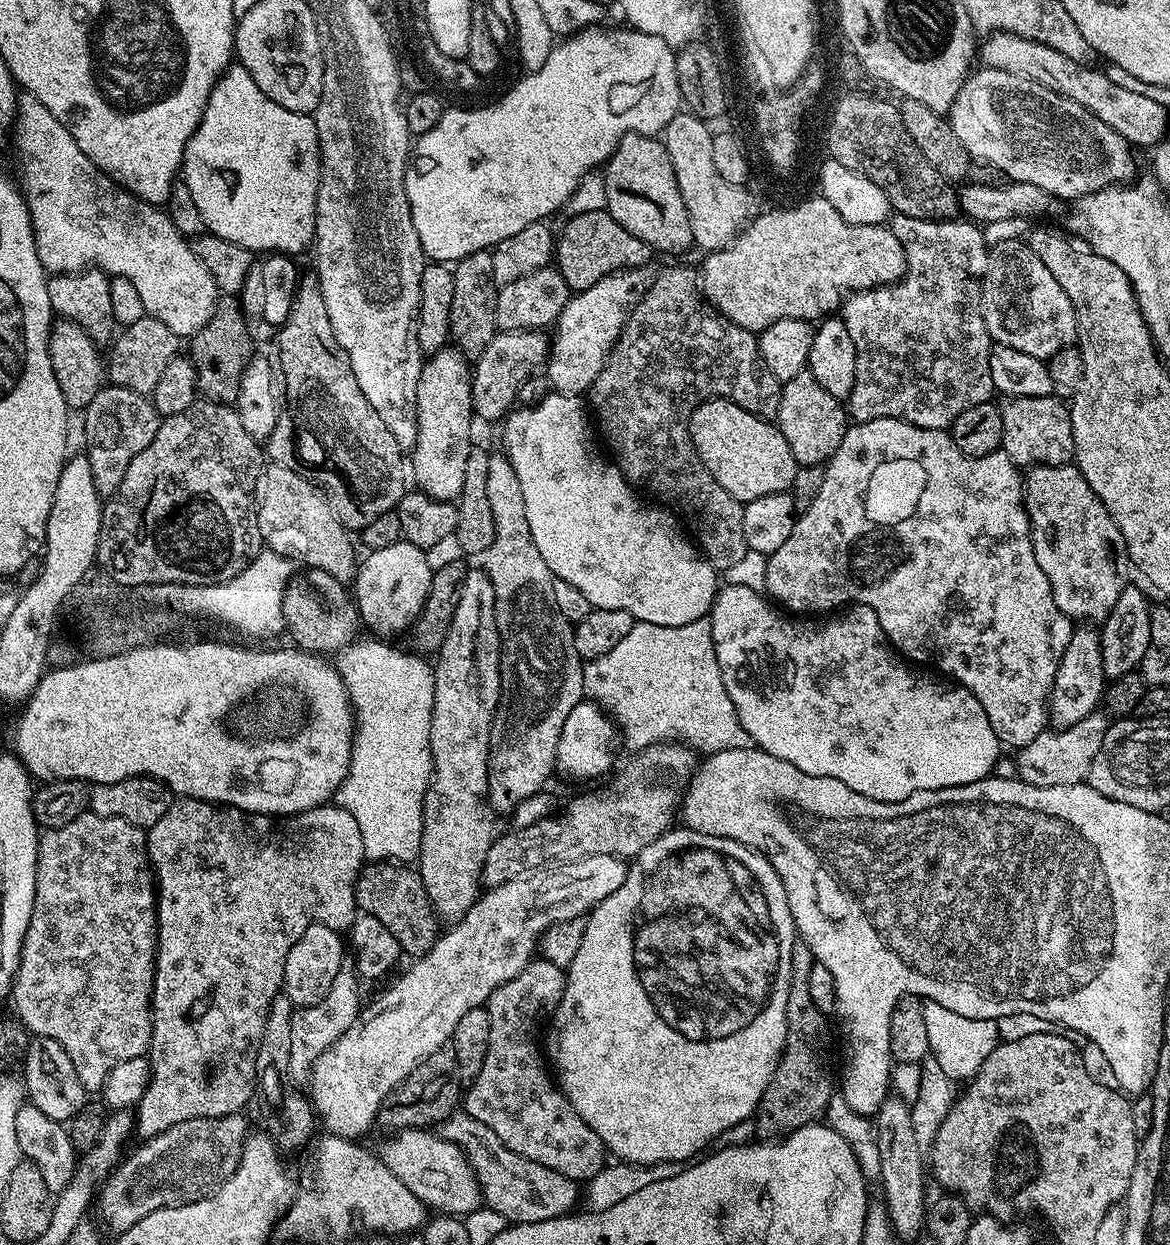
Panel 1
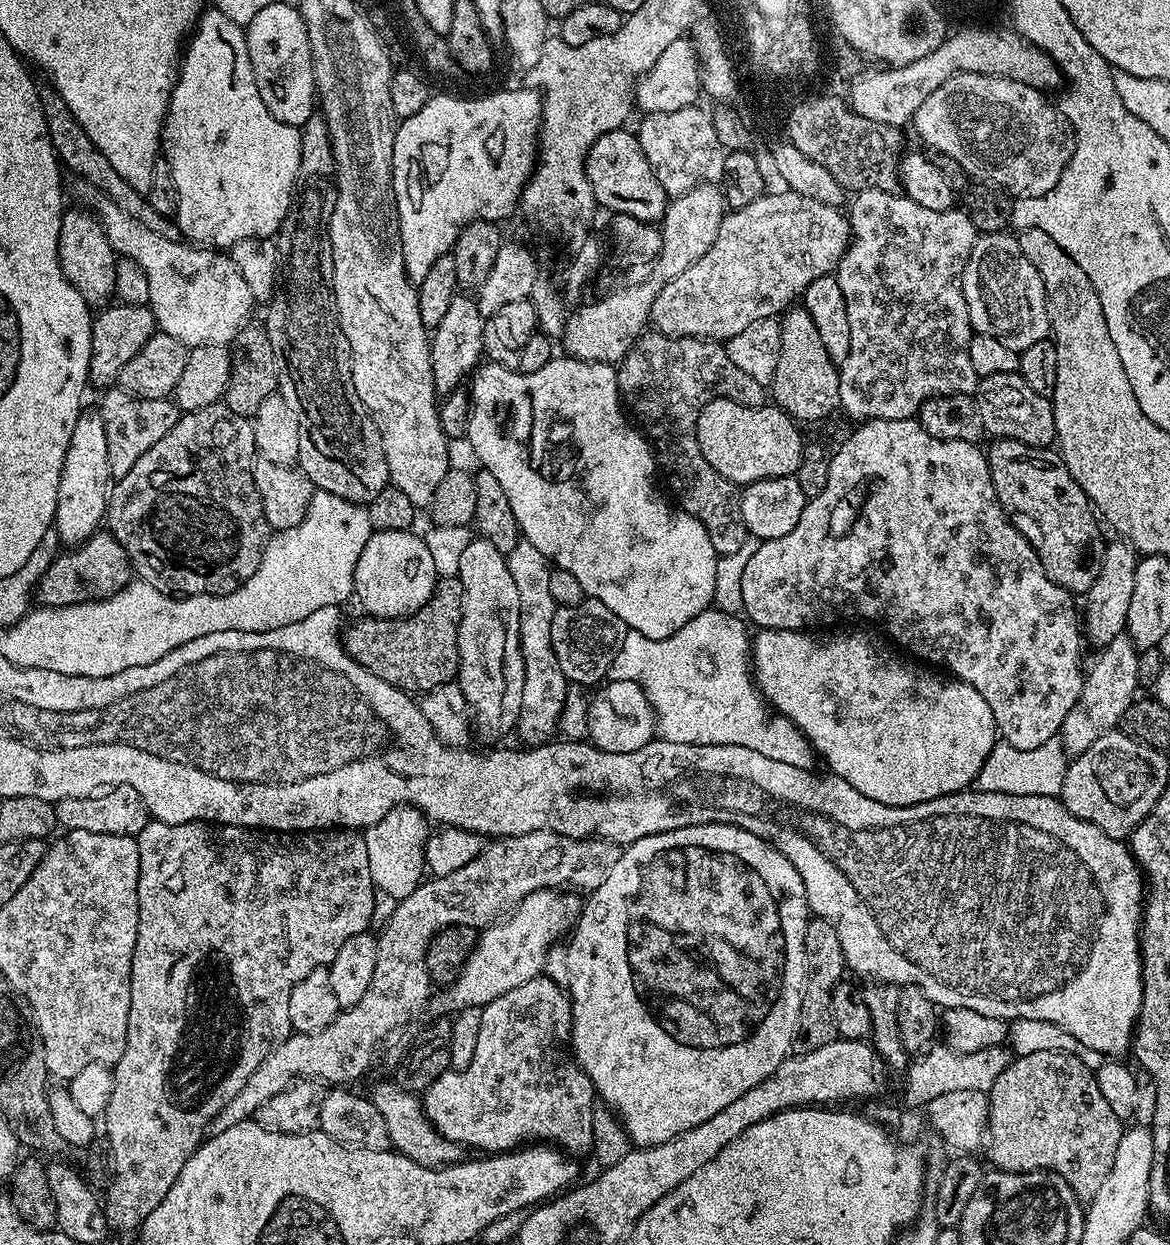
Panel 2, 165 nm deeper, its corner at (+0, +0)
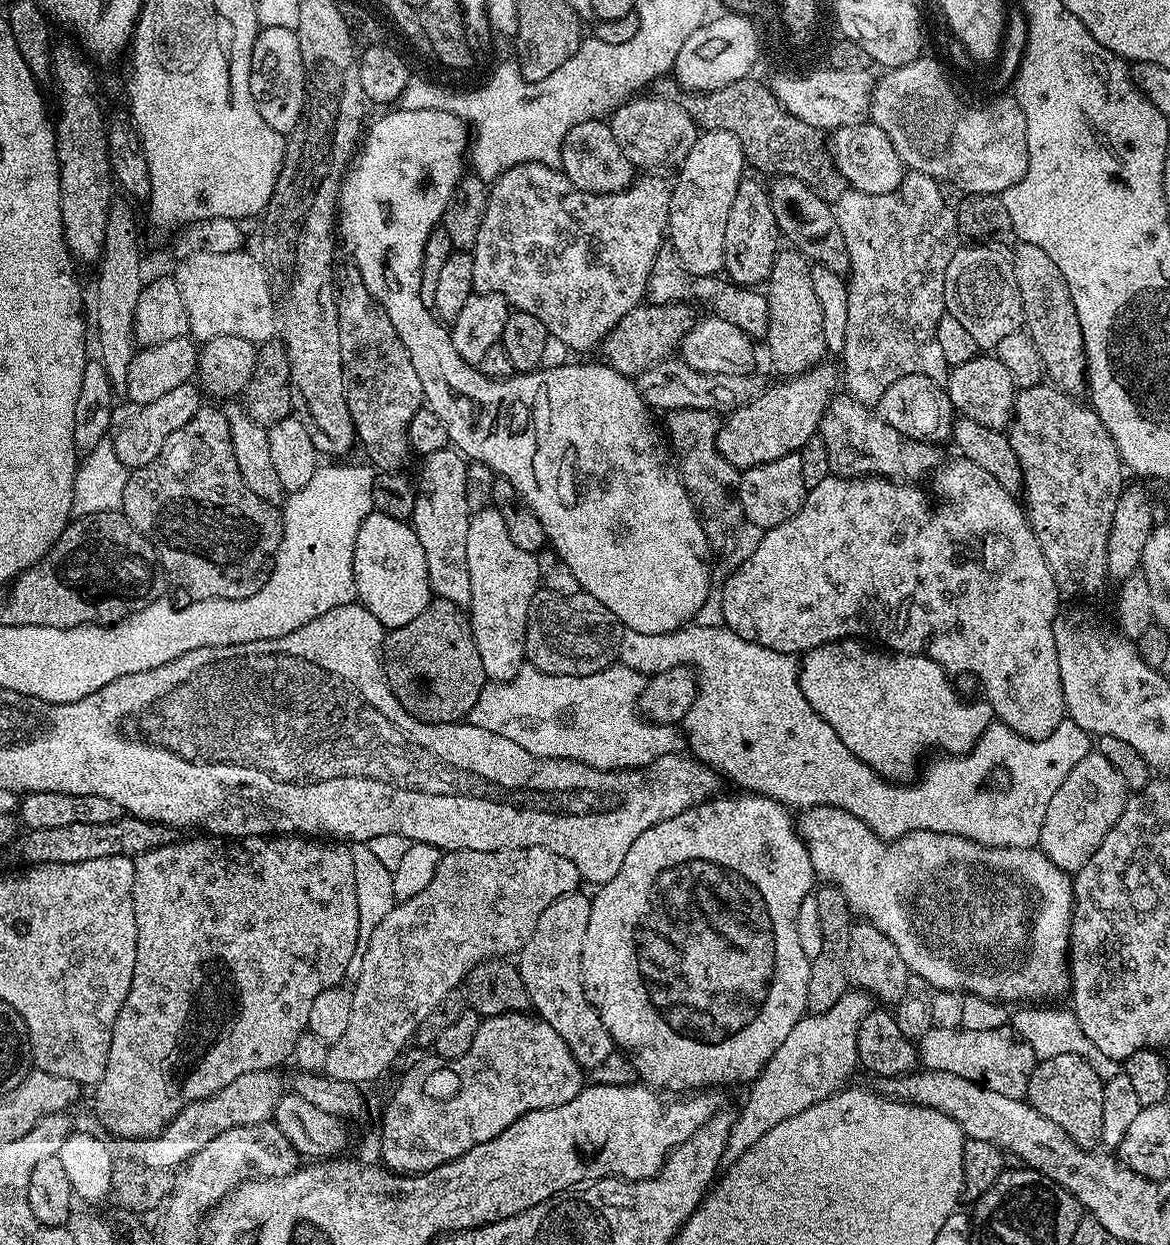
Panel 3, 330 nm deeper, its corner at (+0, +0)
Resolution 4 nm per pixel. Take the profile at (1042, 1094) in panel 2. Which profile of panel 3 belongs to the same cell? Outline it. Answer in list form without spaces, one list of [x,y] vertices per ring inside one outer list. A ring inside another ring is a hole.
[[[1058,1054],[1058,1058],[1046,1058],[1037,1063],[1030,1074],[1026,1099],[1038,1114],[1062,1126],[1071,1140],[1091,1149],[1101,1143],[1104,1085],[1105,1081],[1098,1078],[1090,1062],[1074,1054]]]

